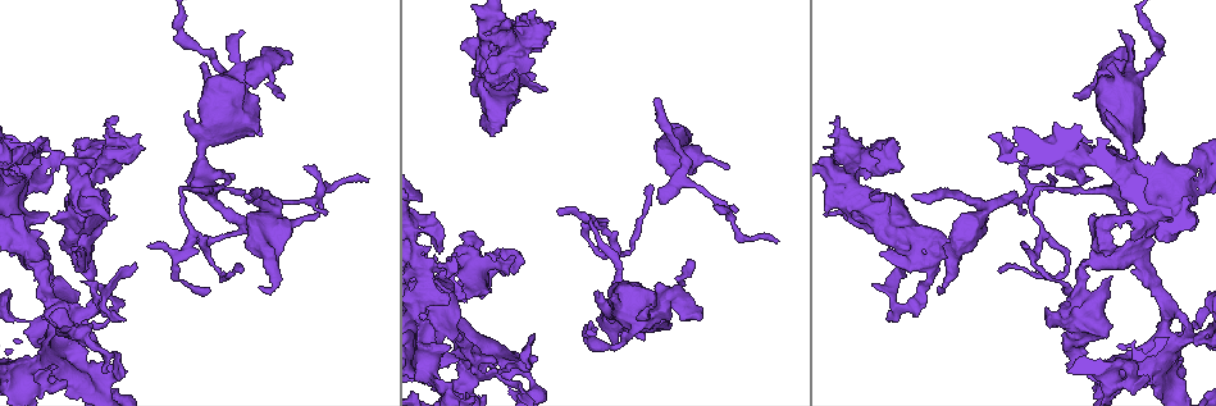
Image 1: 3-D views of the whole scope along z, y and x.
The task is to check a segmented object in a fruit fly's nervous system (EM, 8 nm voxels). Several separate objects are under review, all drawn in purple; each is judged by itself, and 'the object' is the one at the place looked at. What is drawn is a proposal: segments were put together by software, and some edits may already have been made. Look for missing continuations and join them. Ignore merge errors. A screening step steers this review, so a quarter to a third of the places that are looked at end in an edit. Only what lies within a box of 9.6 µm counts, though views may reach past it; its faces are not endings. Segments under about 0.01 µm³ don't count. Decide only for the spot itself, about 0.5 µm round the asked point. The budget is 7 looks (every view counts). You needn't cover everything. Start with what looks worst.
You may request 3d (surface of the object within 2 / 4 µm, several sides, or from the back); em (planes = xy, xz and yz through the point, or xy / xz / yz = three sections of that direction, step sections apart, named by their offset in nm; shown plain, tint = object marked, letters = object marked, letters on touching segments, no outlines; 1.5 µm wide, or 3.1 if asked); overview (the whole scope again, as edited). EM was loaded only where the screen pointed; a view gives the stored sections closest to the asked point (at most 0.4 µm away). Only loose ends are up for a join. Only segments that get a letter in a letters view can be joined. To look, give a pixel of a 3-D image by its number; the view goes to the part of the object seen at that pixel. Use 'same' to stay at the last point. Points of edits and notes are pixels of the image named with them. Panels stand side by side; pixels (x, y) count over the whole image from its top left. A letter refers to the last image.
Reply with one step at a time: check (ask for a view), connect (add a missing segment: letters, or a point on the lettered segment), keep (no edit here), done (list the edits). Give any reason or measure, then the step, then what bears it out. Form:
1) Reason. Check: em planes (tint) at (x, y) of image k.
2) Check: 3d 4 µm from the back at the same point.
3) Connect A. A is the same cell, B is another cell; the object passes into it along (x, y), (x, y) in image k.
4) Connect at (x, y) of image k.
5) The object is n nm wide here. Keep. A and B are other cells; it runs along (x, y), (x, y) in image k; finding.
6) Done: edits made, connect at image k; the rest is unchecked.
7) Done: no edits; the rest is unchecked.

Branch stops here. Check: 3d 4 µm at (291, 55) of image 1.

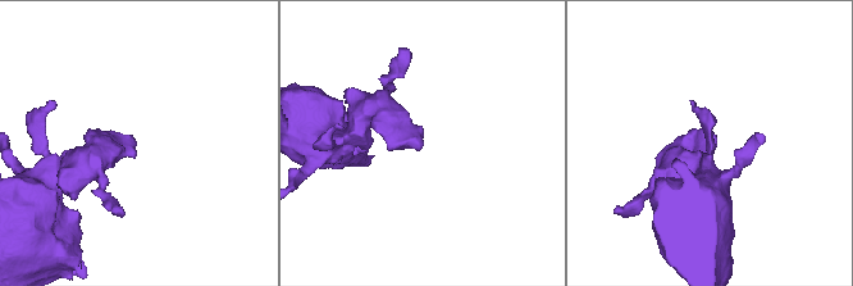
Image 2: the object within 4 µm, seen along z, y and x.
Shape alone is not enough. Check: em planes (letters) at (418, 147) of image 2.

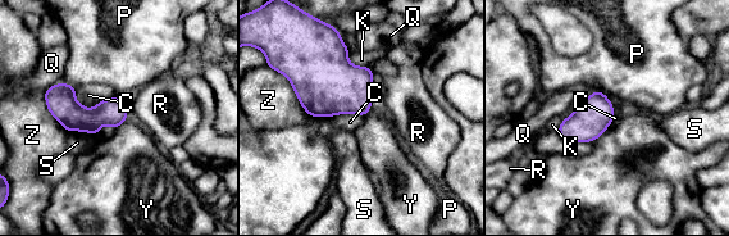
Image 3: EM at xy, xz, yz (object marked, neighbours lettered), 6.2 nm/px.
Keep. C, K, P, Q, R, S, Y and Z are other cells; a border runs along (74, 89), (87, 108), (115, 94) in image 3; none of them fits.

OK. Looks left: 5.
An open end. Check: em planes (letters) at (511, 256) of image 1.

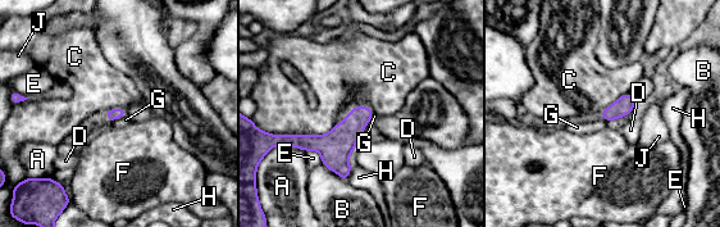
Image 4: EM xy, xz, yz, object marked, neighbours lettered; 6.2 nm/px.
Keep. A, B, C, D, E, F, G, H and J are other cells; a border runs along (336, 125), (324, 134), (272, 134) in image 4; none of them fits.

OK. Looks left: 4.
Thick end. Check: 3d 2 µm at (600, 294) of image 1.

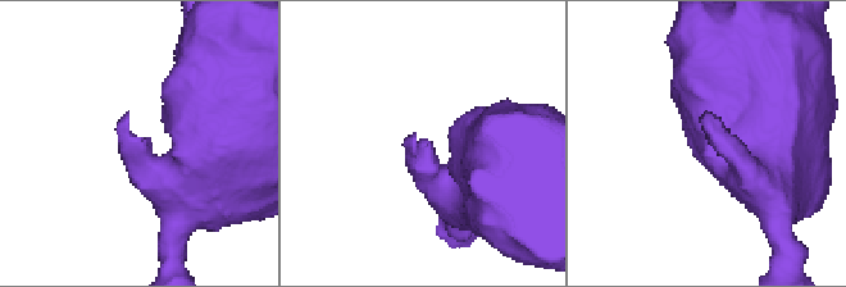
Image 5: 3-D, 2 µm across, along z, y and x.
Shape alone is not enough. Check: em planes (letters) at (419, 139) of image 5.

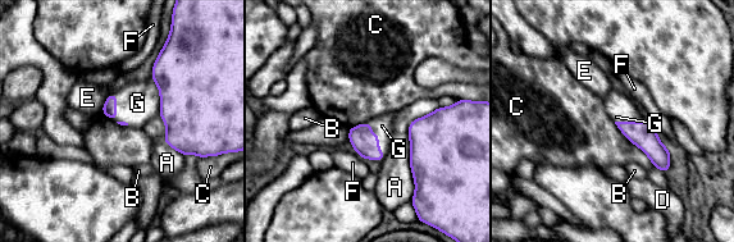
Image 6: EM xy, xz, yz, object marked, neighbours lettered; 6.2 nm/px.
Connect G. G is the same cell, A, B, C, D, E and F are other cells; the cell continues.

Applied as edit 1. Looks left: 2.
Done: edits made, connect at image 6; the rest is unchecked.

